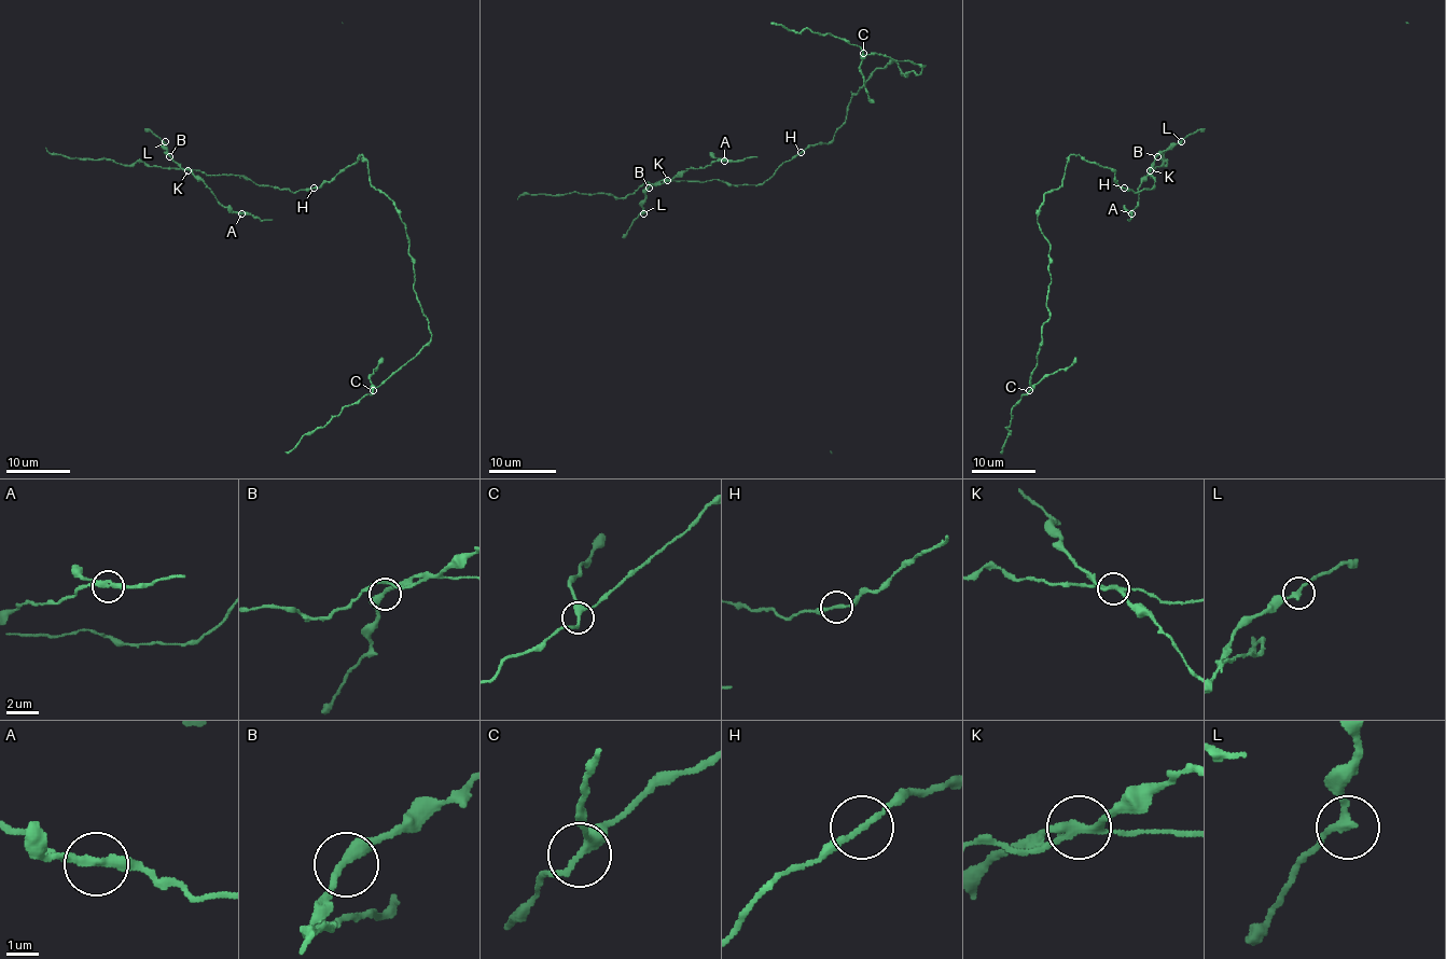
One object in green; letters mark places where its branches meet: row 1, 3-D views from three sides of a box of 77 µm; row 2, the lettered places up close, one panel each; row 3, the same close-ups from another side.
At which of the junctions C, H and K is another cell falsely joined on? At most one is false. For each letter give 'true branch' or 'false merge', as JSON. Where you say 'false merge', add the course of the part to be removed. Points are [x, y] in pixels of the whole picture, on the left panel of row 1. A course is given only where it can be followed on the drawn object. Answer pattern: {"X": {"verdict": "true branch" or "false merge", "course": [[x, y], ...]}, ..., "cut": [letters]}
{"C": {"verdict": "true branch"}, "H": {"verdict": "true branch"}, "K": {"verdict": "false merge", "course": [[188, 170], [231, 210], [272, 220]]}, "cut": ["K"]}

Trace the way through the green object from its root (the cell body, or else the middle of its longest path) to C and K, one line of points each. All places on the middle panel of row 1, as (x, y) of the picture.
C: (802, 152), (832, 139), (851, 97), (878, 68), (894, 61), (906, 77), (926, 67), (863, 53)
K: (802, 152), (786, 161), (770, 178), (759, 184), (726, 184), (718, 179), (667, 179)

